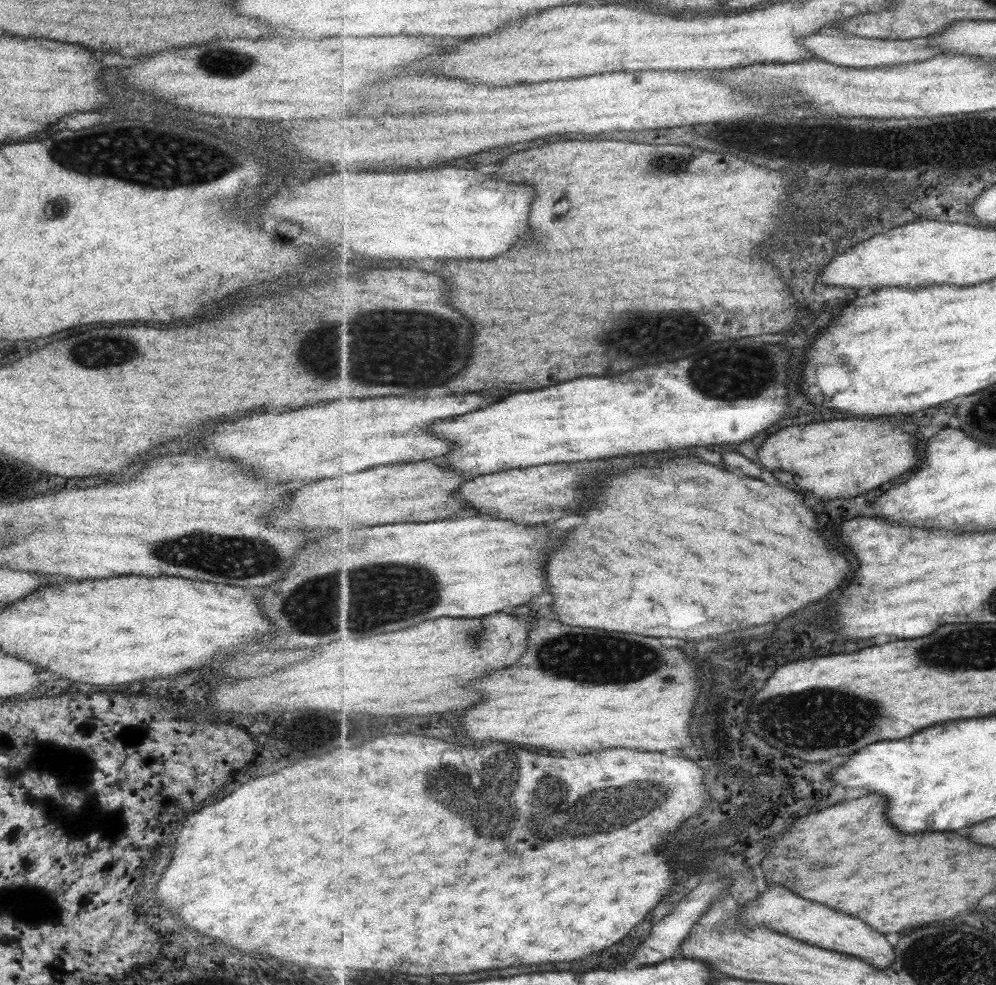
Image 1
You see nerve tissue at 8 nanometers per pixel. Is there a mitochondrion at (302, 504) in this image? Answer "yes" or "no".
no

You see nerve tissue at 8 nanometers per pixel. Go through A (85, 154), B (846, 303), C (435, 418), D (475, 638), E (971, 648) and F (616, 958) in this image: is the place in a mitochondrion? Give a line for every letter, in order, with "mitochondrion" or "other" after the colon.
A: mitochondrion
B: other
C: other
D: mitochondrion
E: mitochondrion
F: other

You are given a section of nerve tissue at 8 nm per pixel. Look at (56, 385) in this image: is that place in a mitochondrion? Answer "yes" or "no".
no

